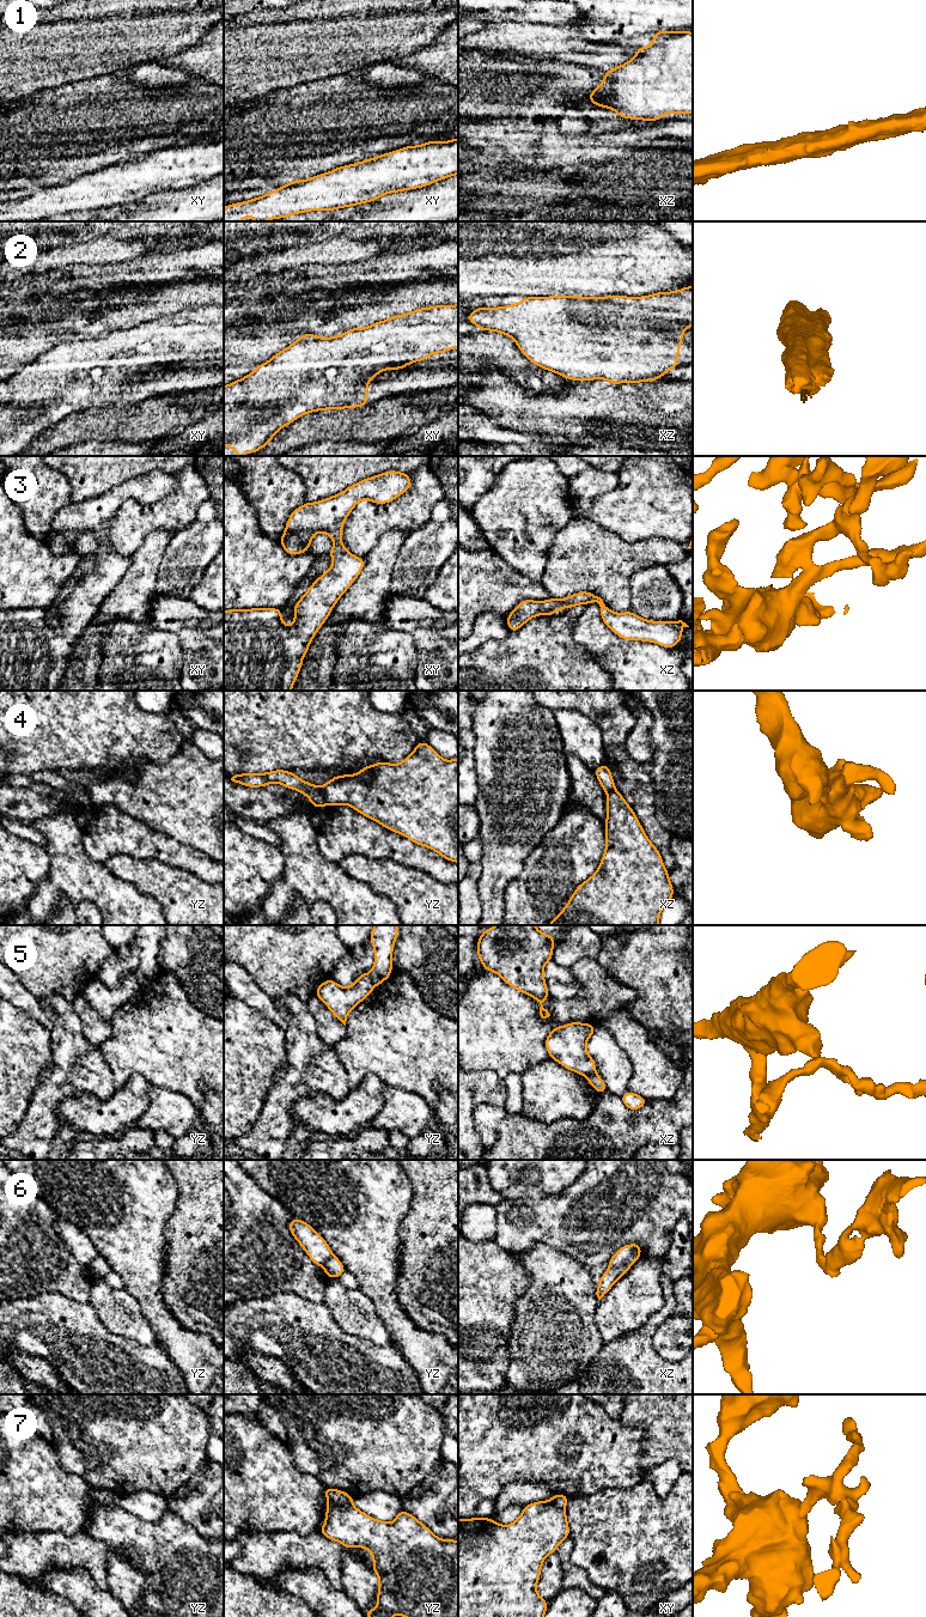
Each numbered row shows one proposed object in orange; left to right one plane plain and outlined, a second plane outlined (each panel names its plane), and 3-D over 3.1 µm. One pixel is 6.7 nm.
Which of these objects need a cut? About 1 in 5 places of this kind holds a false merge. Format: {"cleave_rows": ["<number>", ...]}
{"cleave_rows": ["4", "5", "6", "7"]}

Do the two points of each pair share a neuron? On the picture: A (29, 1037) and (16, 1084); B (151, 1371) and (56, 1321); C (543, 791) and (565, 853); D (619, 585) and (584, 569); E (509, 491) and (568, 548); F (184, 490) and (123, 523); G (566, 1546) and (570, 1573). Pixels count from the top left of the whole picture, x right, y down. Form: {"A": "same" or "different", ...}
{"A": "same", "B": "same", "C": "different", "D": "same", "E": "different", "F": "same", "G": "same"}

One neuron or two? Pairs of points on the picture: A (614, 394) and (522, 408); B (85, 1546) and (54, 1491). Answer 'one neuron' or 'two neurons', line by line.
A: one neuron
B: two neurons

